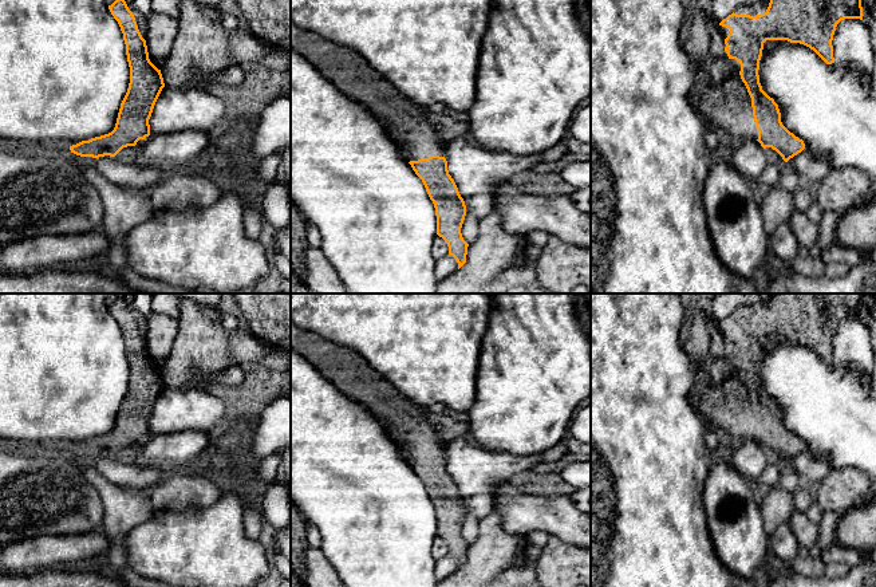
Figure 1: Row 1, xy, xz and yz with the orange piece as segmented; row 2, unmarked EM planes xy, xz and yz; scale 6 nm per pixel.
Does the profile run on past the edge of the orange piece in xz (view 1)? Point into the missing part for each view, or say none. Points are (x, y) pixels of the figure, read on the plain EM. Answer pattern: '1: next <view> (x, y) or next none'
1: next xz (406, 422)

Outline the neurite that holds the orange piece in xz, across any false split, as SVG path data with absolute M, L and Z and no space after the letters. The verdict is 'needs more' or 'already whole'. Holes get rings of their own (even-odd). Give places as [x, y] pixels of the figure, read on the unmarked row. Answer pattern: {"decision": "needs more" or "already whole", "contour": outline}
{"decision": "needs more", "contour": "M292 322L291 348L308 359L331 383L342 390L346 397L362 403L383 422L388 436L396 442L400 454L422 480L435 508L437 535L447 543L449 555L457 560L459 570L466 563L469 547L461 533L466 516L466 505L447 470L447 461L445 458L446 437L438 434L429 422L426 407L399 394L395 387L376 373L358 352L321 339L319 335L305 331Z"}

